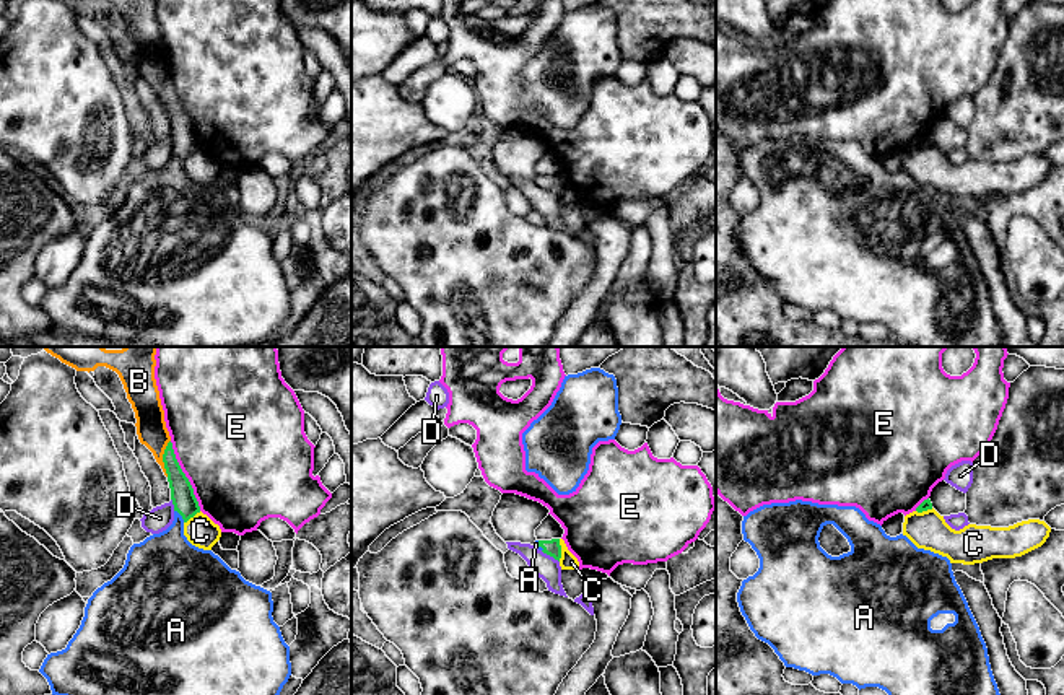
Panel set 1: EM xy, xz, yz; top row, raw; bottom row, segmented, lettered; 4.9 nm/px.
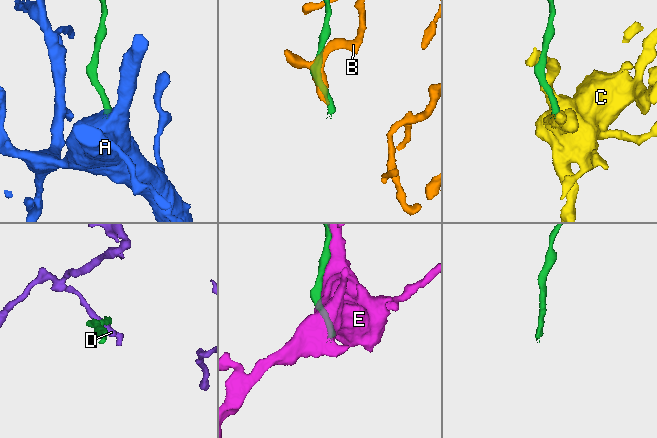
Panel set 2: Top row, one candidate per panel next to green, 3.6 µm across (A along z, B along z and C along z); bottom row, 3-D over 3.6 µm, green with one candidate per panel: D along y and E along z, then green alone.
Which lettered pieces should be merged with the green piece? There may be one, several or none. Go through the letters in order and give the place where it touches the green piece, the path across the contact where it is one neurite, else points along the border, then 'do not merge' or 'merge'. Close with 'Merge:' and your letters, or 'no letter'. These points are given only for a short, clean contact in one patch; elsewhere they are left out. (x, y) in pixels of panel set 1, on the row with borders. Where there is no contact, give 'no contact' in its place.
A: meets green in xy at (181, 515); runs through xy (183, 497), (181, 515), (168, 554), (168, 563); merge
B: meets green in xy at (163, 458); do not merge
C: meets green in xz at (560, 550); border along xz (558, 539), (560, 560); do not merge
D: meets green in xz at (550, 555); do not merge
E: meets green in xy at (184, 476); do not merge
Merge: A

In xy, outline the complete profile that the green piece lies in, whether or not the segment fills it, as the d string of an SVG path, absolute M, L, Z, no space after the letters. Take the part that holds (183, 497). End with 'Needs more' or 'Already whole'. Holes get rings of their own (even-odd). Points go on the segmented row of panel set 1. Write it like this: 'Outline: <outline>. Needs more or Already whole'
Outline: M171 441L163 462L174 505L172 524L130 547L124 568L88 599L81 625L67 648L47 654L39 672L52 695L280 695L291 662L290 646L272 617L272 592L246 581L211 550L187 540L184 524L200 513L200 506Z. Needs more

